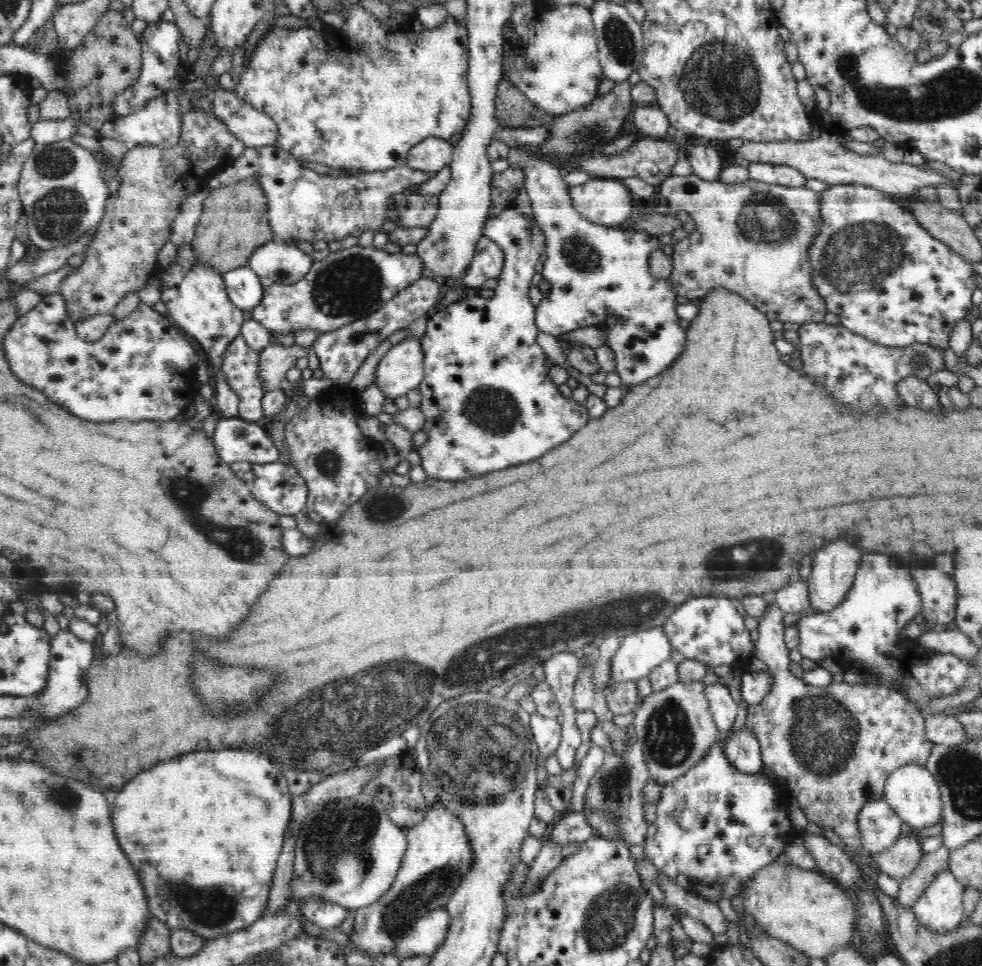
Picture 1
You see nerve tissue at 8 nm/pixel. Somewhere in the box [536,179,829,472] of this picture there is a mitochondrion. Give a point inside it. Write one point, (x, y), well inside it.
(761, 220)

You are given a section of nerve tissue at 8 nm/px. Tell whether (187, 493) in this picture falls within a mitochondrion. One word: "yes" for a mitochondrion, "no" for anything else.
yes

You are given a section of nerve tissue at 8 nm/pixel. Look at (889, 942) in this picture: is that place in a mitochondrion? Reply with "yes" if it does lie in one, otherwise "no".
no

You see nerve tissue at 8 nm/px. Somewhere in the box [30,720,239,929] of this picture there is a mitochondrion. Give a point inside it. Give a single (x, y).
(64, 797)

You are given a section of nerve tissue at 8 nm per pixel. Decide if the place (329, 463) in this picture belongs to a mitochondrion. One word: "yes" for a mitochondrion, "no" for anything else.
yes

